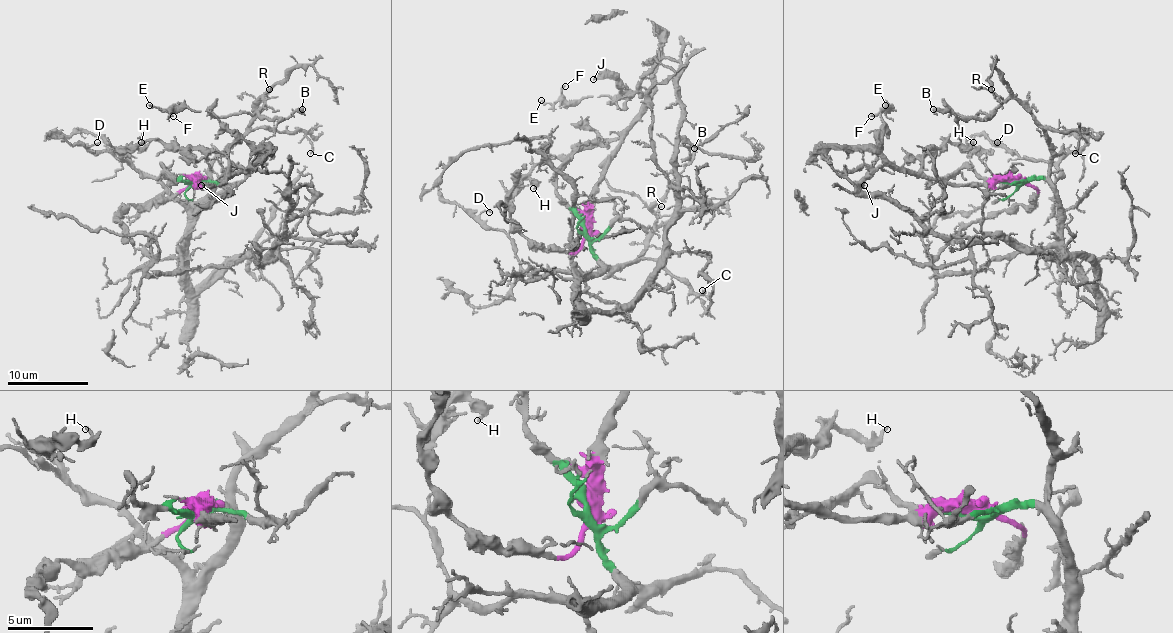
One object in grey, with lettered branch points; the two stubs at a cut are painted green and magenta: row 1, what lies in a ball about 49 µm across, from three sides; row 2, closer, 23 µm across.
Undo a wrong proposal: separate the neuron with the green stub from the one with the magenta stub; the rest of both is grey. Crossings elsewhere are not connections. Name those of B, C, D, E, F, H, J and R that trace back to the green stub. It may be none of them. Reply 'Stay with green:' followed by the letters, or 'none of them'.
Stay with green: B, C, D, R

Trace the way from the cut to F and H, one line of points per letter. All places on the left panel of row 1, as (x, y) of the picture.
F: (194, 182), (216, 182), (240, 172), (255, 160), (255, 152), (210, 111), (177, 107), (169, 113), (173, 115)
H: (194, 182), (226, 178), (228, 160), (218, 152), (185, 150), (153, 140), (145, 140), (141, 148), (141, 142)

